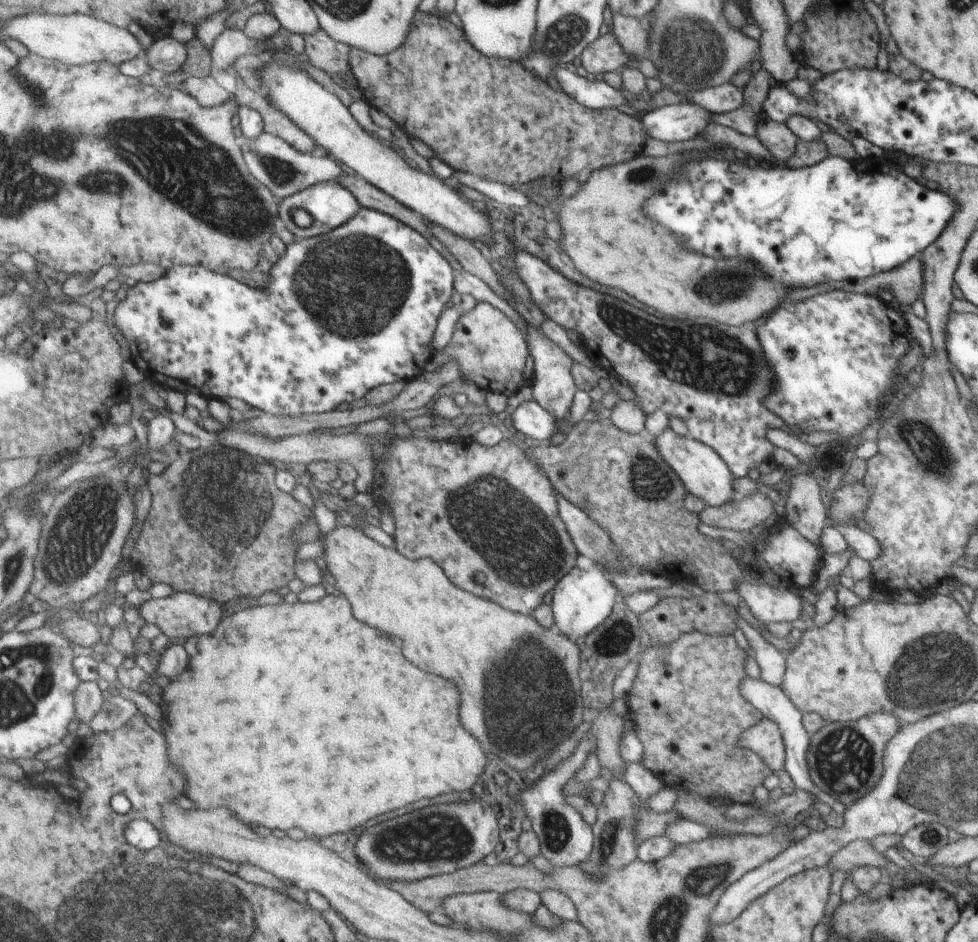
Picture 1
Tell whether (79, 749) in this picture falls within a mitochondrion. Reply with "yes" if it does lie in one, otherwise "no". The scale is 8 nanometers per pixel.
no

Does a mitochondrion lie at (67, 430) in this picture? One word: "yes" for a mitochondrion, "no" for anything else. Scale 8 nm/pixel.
no

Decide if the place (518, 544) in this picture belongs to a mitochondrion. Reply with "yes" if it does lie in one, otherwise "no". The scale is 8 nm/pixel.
yes

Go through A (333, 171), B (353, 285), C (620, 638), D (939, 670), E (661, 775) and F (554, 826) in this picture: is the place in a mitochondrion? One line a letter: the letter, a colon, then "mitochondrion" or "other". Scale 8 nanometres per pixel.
A: other
B: mitochondrion
C: mitochondrion
D: mitochondrion
E: other
F: mitochondrion

